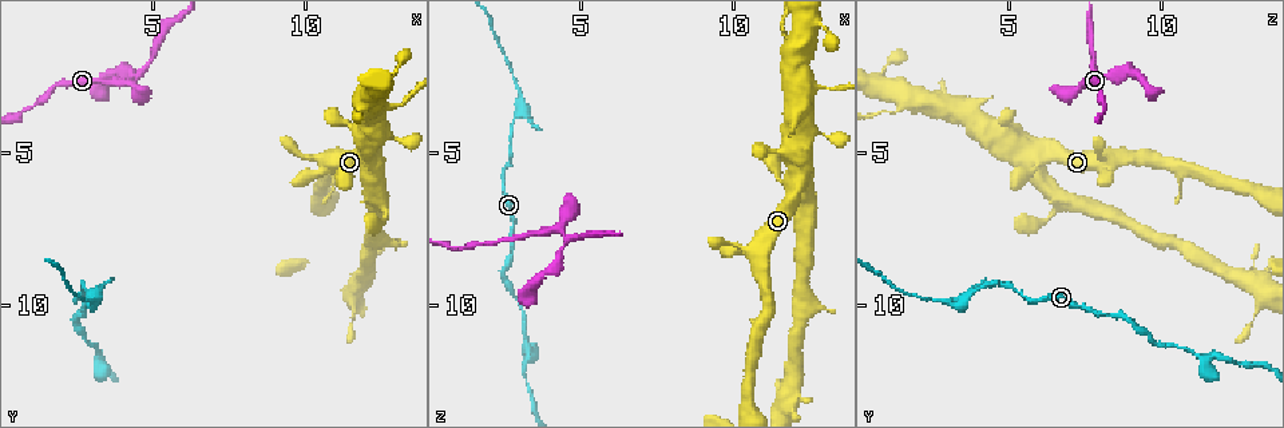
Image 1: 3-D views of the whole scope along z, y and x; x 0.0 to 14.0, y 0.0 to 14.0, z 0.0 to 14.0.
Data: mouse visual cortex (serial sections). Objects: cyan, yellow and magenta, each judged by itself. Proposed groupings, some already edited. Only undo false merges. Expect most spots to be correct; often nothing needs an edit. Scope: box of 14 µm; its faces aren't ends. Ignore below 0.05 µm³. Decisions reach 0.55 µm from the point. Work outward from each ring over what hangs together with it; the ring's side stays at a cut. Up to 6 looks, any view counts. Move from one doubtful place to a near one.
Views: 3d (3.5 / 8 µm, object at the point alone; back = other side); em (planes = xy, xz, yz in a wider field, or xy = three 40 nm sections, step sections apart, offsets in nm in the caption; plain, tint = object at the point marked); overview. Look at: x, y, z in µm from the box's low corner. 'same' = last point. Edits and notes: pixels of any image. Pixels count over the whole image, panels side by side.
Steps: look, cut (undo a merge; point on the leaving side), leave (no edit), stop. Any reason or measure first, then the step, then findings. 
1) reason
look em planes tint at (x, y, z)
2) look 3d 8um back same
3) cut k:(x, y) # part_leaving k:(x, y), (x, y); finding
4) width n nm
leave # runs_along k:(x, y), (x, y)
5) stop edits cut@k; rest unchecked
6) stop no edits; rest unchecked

sharp bend
look 3d 8um at (4.1, 2.6, 7.5)

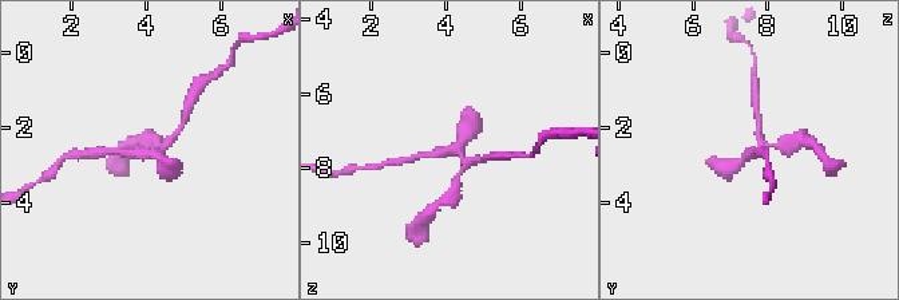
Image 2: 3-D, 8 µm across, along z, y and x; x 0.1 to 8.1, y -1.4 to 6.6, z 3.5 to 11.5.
look 3d 3.5um at (4.2, 2.7, 7.5)

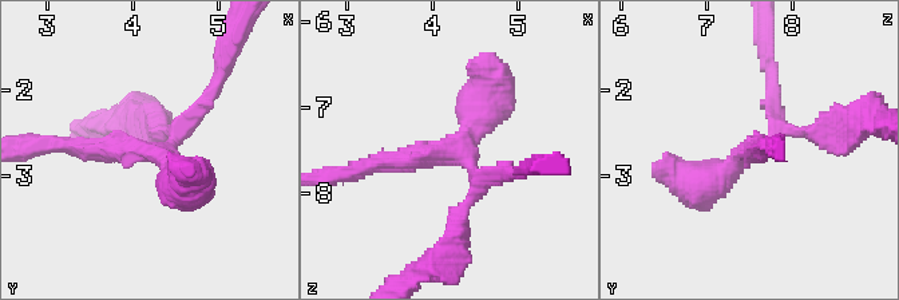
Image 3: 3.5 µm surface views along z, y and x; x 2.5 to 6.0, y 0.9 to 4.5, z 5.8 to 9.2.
arms 3; arm_widths 200, 200, 500 nm; now the EM
look em xy step 3 tint at (4.25, 2.70, 7.50)

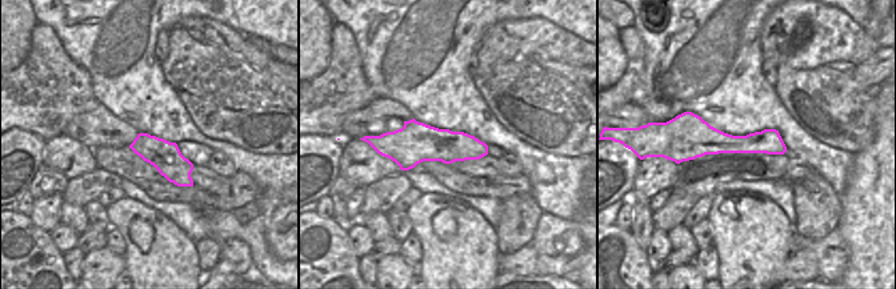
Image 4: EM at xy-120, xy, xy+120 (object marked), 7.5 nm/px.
leave # runs_along 4:(379, 148), (468, 147), (484, 151); all the same cell

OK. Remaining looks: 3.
calibre changes
look 3d 3.5um at (3.0, 9.9, 3.1)

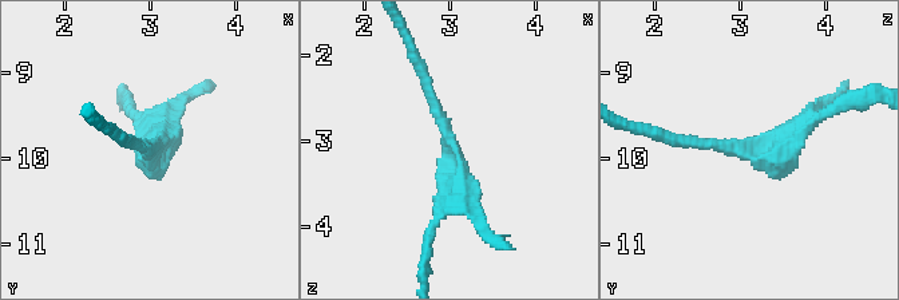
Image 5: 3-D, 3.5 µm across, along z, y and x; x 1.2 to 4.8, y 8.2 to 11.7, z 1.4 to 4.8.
look em planes tint at (3.00, 9.95, 3.15)

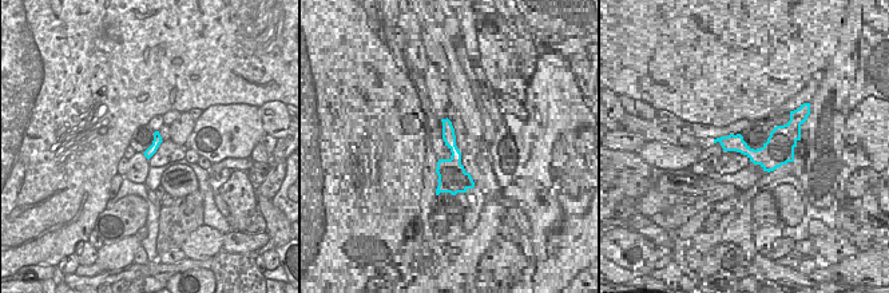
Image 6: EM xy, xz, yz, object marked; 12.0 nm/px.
arm_widths 150, 200 nm
leave # continuous, no second cell

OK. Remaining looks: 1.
stop no edits; rest unchecked

